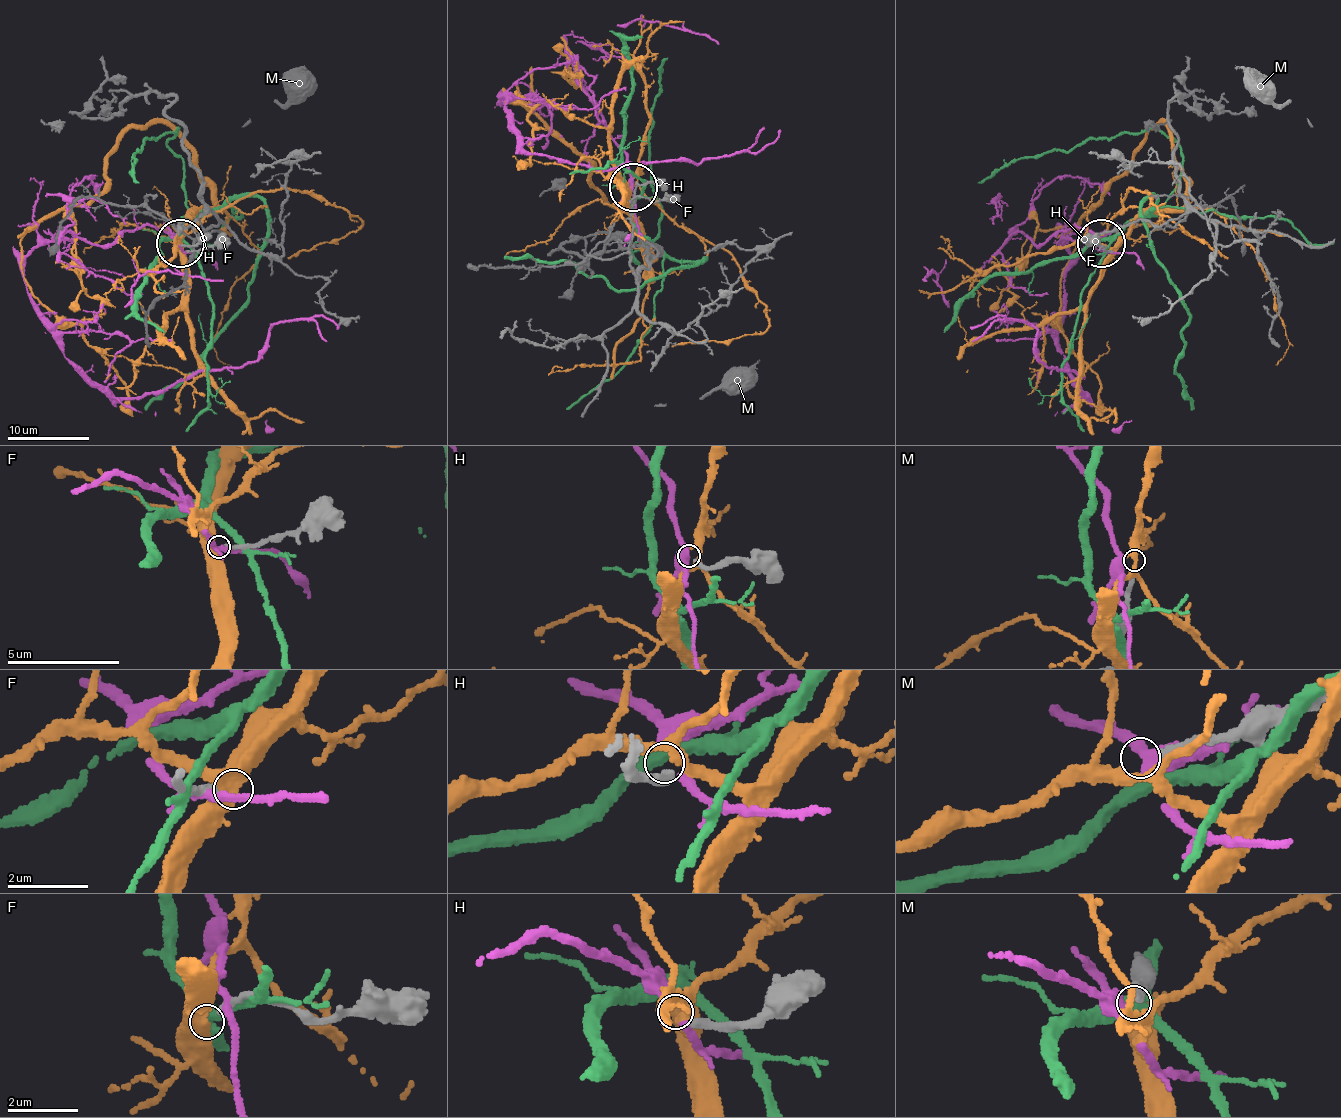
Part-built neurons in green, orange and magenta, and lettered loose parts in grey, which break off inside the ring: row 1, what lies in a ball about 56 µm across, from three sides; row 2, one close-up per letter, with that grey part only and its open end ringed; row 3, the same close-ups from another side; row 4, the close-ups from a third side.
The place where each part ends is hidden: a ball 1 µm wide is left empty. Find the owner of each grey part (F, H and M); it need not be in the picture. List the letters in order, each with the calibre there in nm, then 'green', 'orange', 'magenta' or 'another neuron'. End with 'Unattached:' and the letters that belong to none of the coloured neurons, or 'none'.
F: calibre 170 nm; another neuron
H: calibre 200 nm; another neuron
M: calibre 200 nm; another neuron
Unattached: F, H, M

